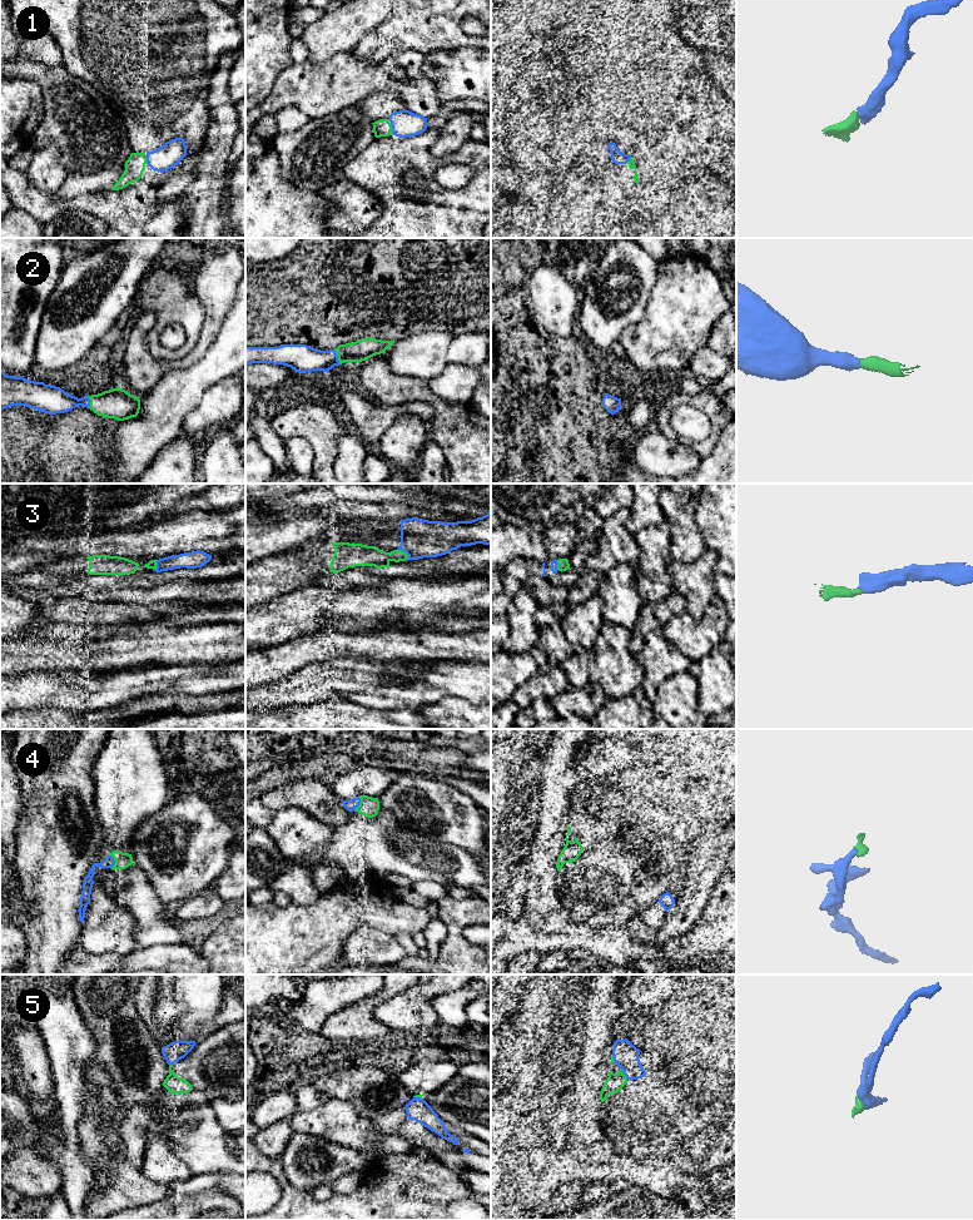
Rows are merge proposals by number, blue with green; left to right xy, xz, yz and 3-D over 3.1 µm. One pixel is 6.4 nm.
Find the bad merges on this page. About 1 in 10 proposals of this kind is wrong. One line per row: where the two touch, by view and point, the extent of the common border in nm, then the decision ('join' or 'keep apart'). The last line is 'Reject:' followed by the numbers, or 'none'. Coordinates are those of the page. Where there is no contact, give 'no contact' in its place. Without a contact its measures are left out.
1: contact xz (392, 129); length 80 nm; join
2: contact xz (337, 357); length 100 nm; join
3: contact xz (405, 551); length 100 nm; join
4: contact xy (114, 861); length 90 nm; join
5: contact yz (624, 1074); length 90 nm; join
Reject: none

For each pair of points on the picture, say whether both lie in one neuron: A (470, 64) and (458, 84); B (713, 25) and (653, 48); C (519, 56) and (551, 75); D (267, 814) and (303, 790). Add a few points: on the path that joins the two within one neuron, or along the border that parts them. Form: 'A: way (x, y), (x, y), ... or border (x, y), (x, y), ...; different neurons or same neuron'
A: way (467, 69), (458, 79); same neuron
B: border (693, 45), (704, 53); different neurons
C: way (526, 63), (530, 63), (542, 75); same neuron
D: border (259, 798), (274, 812); different neurons

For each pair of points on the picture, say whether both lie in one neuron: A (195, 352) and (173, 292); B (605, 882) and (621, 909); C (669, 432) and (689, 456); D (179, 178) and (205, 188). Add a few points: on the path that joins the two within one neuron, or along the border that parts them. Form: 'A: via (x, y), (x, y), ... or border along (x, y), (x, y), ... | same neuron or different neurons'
A: border along (204, 320), (198, 342), (183, 357), (169, 362) | different neurons
B: border along (626, 898), (591, 916) | different neurons
C: border along (656, 429), (669, 439), (691, 447), (700, 456) | different neurons
D: border along (193, 172), (193, 179), (179, 194) | different neurons

